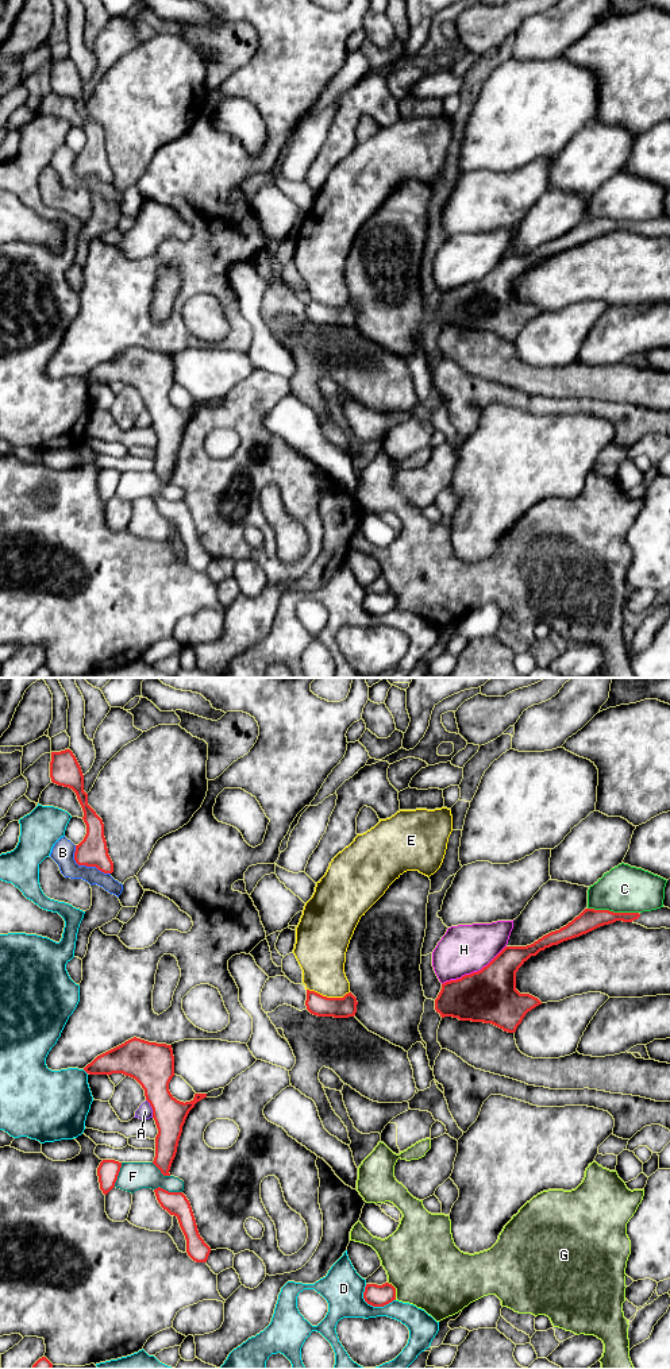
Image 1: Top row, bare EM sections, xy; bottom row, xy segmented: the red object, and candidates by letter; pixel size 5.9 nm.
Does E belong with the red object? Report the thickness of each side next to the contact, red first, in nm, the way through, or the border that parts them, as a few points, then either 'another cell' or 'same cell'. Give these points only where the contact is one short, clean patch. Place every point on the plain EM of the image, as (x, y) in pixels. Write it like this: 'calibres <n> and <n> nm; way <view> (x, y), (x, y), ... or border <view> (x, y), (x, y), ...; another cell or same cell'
calibres 130 and 280 nm; same cell

